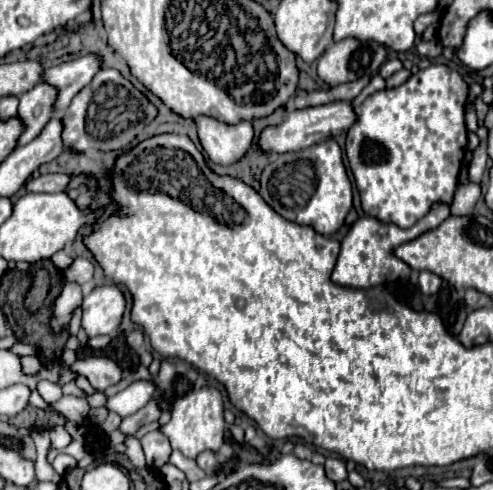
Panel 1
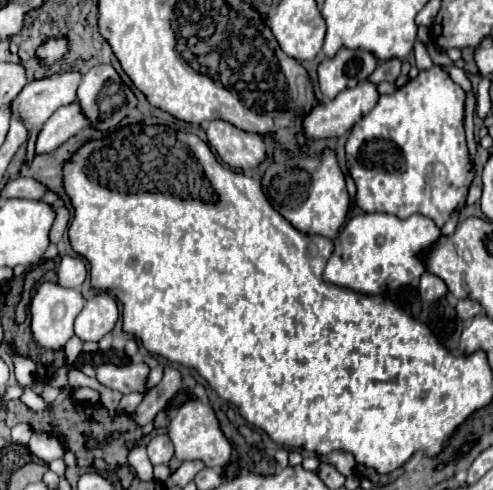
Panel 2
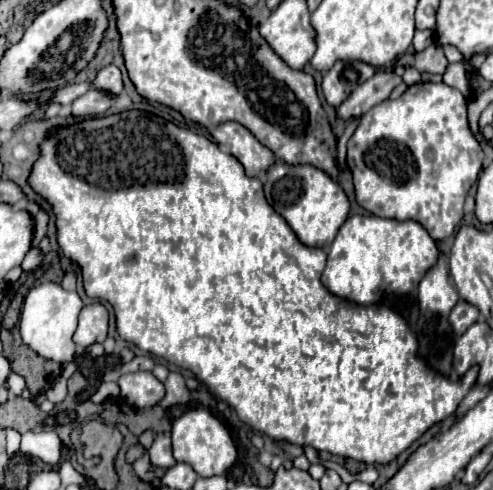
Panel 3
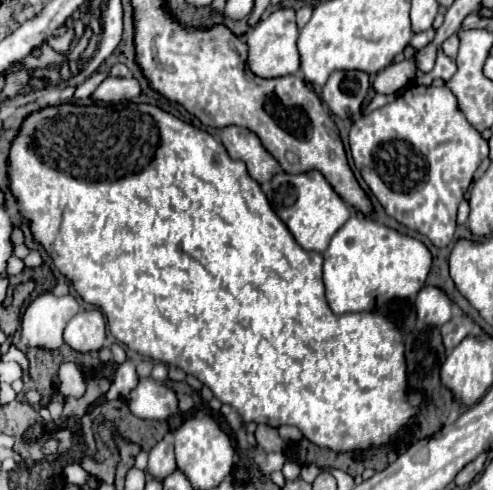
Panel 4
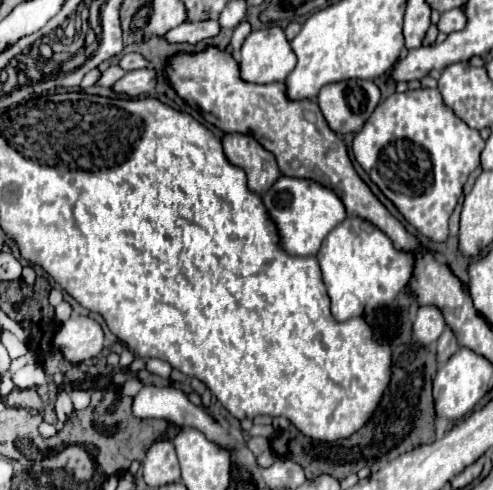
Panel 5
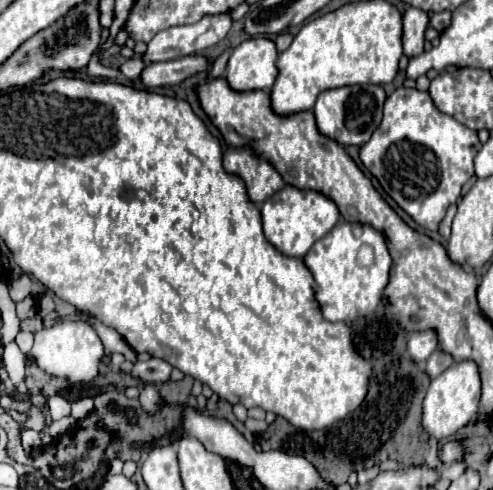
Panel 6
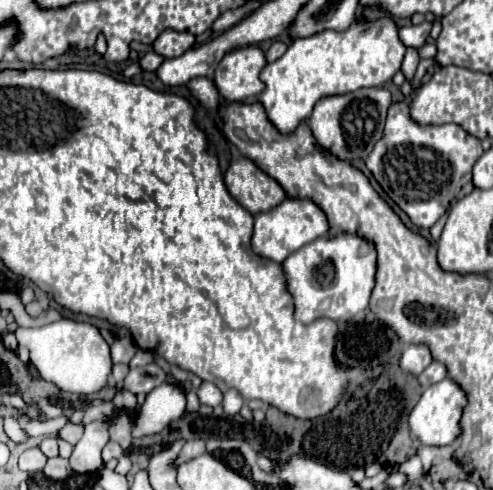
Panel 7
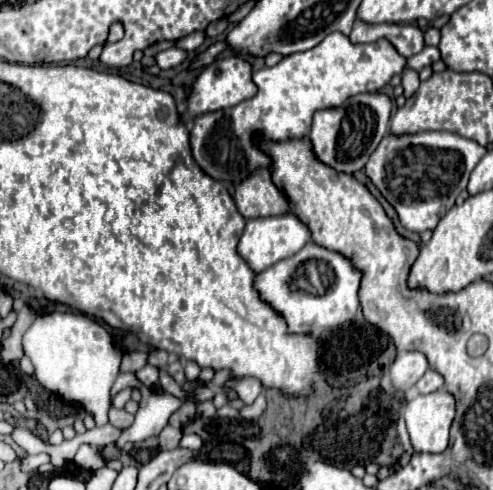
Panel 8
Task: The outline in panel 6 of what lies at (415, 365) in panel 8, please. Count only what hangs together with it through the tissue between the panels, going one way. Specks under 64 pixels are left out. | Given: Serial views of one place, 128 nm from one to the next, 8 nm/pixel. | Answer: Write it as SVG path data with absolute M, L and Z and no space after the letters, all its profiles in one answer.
M434 330L412 332L408 336L408 352L410 352L412 360L418 364L424 364L436 348L438 348L438 334Z

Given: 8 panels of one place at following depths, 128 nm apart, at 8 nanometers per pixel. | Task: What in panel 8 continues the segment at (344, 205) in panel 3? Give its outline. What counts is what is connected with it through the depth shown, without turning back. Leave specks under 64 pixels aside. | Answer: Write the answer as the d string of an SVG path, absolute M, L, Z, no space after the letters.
M286 212L282 216L268 216L268 218L254 218L246 222L244 234L238 244L240 256L248 262L248 266L256 272L266 270L268 266L276 264L278 260L284 260L288 256L294 256L300 252L308 242L312 240L310 228L292 212Z

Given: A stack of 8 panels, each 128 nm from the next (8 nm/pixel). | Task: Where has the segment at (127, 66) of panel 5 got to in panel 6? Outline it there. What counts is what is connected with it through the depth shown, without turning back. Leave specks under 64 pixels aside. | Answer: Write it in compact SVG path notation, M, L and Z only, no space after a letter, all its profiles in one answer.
M216 14L204 16L204 20L190 26L166 28L148 42L148 50L142 56L142 60L146 64L152 64L202 52L218 44L222 38L226 38L230 26L232 26L230 14Z

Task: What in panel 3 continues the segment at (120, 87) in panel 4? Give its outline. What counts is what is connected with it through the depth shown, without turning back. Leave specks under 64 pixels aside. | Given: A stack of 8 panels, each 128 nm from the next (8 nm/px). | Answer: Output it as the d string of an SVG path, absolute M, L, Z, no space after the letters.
M90 88L84 96L76 98L72 102L72 116L74 118L96 118L100 116L106 108L110 108L114 104L114 98L110 94L98 92L94 88Z

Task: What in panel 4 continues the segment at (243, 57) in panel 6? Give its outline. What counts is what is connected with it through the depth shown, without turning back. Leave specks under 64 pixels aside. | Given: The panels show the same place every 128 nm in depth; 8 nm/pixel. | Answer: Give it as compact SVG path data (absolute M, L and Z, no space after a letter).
M280 8L272 12L266 20L260 20L252 30L246 32L248 42L248 64L256 76L262 78L276 78L286 74L300 72L300 52L298 52L298 26L296 26L296 12L292 8Z

